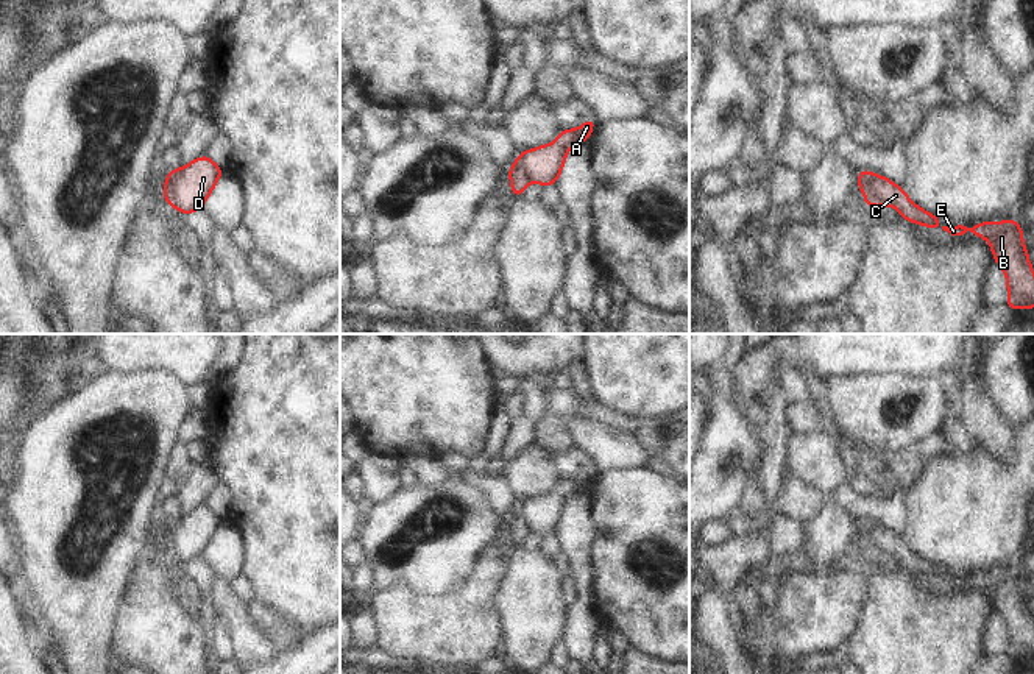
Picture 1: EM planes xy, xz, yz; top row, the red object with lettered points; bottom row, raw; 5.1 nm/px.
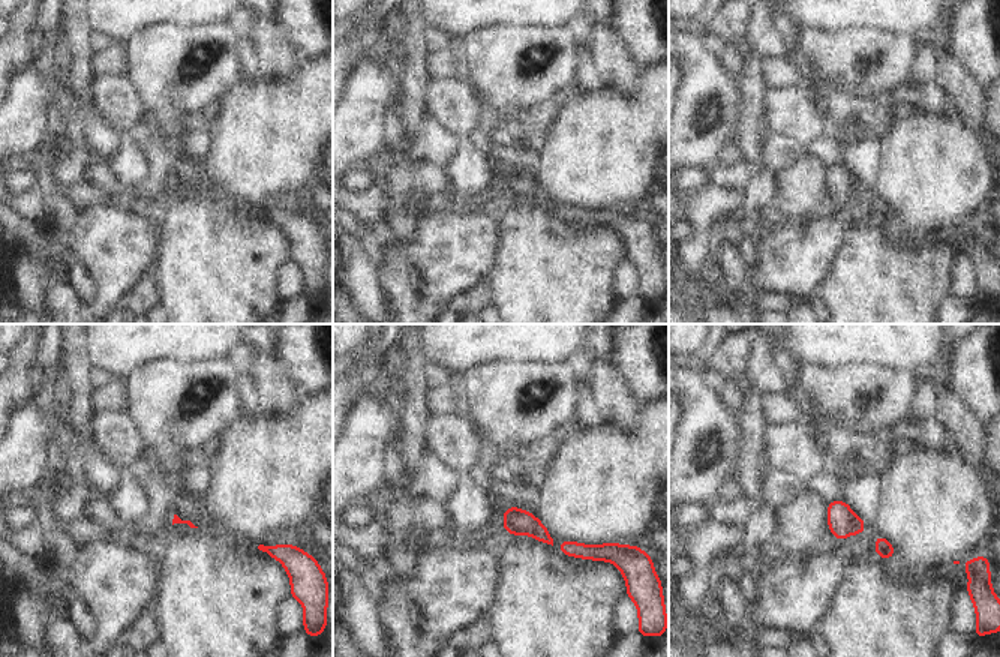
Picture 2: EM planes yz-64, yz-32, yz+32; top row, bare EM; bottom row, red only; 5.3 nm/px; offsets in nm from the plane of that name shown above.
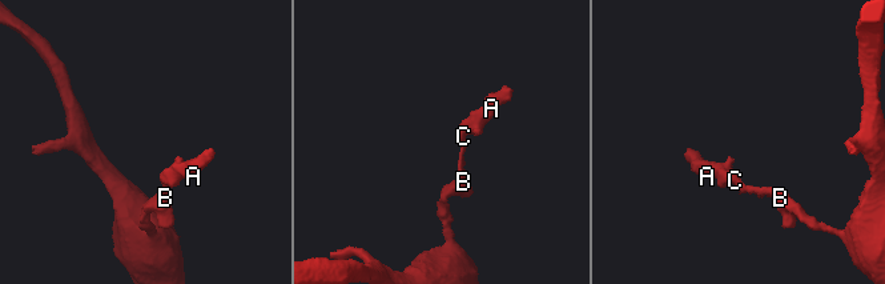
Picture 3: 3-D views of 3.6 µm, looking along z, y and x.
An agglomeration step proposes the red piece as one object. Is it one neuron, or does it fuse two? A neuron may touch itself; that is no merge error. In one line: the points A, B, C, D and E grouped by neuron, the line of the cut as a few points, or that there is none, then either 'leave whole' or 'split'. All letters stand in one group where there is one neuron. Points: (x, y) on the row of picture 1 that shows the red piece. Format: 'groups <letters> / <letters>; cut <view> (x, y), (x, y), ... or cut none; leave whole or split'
groups A D / B C E; cut yz (875, 175), (872, 181), (874, 205); split

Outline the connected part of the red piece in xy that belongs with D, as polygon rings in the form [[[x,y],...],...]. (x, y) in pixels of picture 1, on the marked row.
[[[209,156],[168,172],[165,179],[172,189],[167,203],[184,215],[203,209],[221,175],[223,170]]]

